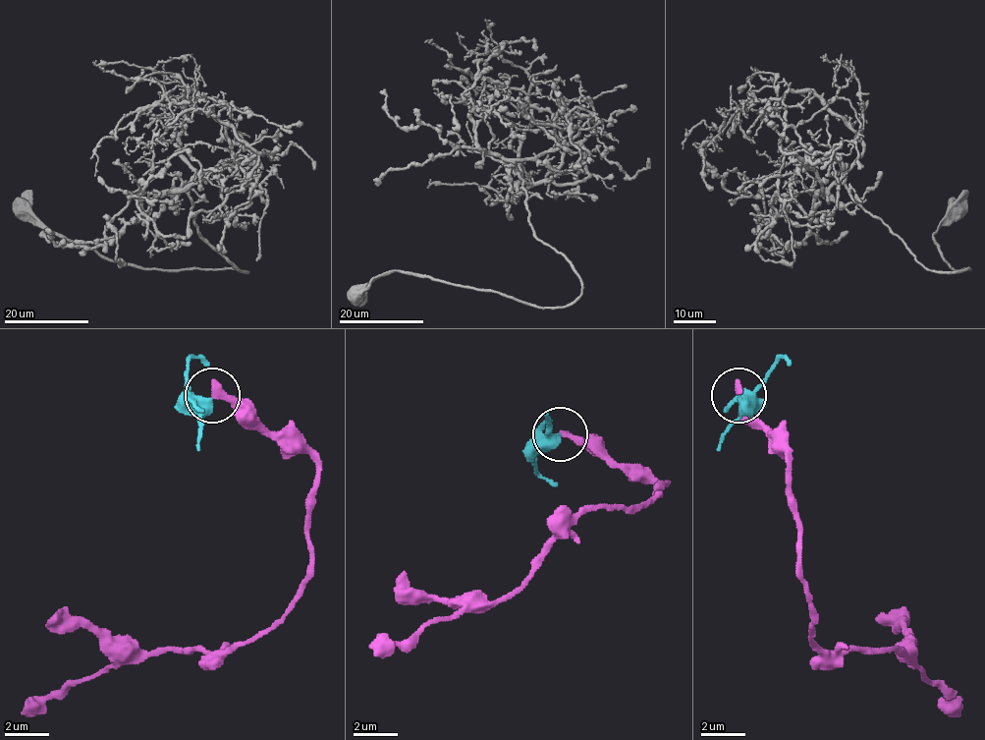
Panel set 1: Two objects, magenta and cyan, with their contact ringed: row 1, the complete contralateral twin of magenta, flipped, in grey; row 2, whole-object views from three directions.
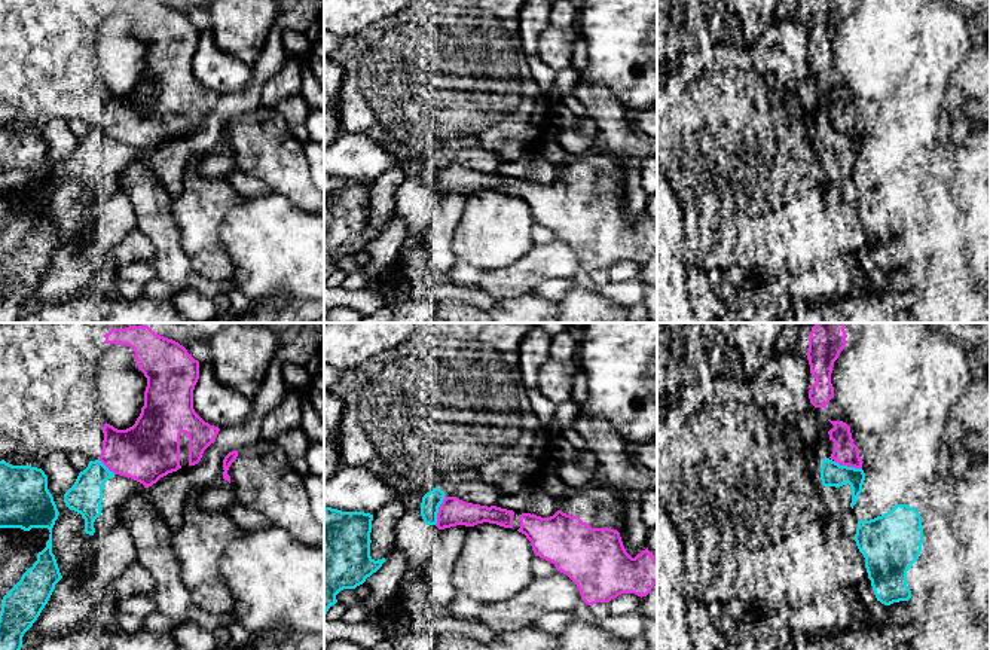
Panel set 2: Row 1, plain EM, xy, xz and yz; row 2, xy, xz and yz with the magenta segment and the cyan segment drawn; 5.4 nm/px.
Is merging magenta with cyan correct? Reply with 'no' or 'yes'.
no

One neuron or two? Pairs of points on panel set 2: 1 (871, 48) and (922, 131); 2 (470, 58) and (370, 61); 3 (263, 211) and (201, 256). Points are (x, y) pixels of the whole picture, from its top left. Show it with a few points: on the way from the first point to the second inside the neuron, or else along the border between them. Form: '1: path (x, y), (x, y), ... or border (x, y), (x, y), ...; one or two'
1: border (916, 60), (903, 84), (889, 98); two
2: path (445, 61), (396, 61); one
3: border (229, 210), (220, 246), (232, 262), (232, 275); two

